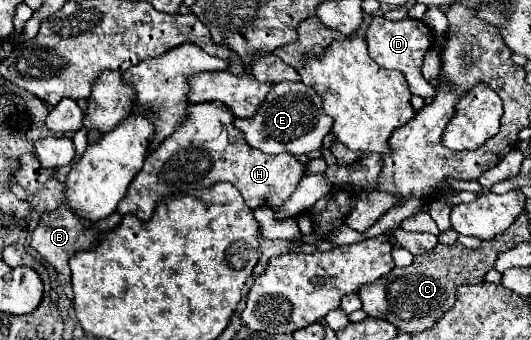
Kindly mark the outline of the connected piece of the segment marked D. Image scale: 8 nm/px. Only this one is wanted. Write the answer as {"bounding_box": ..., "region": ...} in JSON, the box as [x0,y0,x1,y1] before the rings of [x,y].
{"bounding_box":[367,16,435,98],"region":[[[375,16],[371,20],[369,30],[367,30],[369,56],[383,68],[399,70],[405,76],[405,80],[409,84],[409,90],[417,96],[423,96],[423,98],[435,96],[435,88],[421,76],[423,56],[431,48],[431,44],[433,44],[433,32],[421,20],[413,20],[413,18],[387,20],[383,16]]]}

